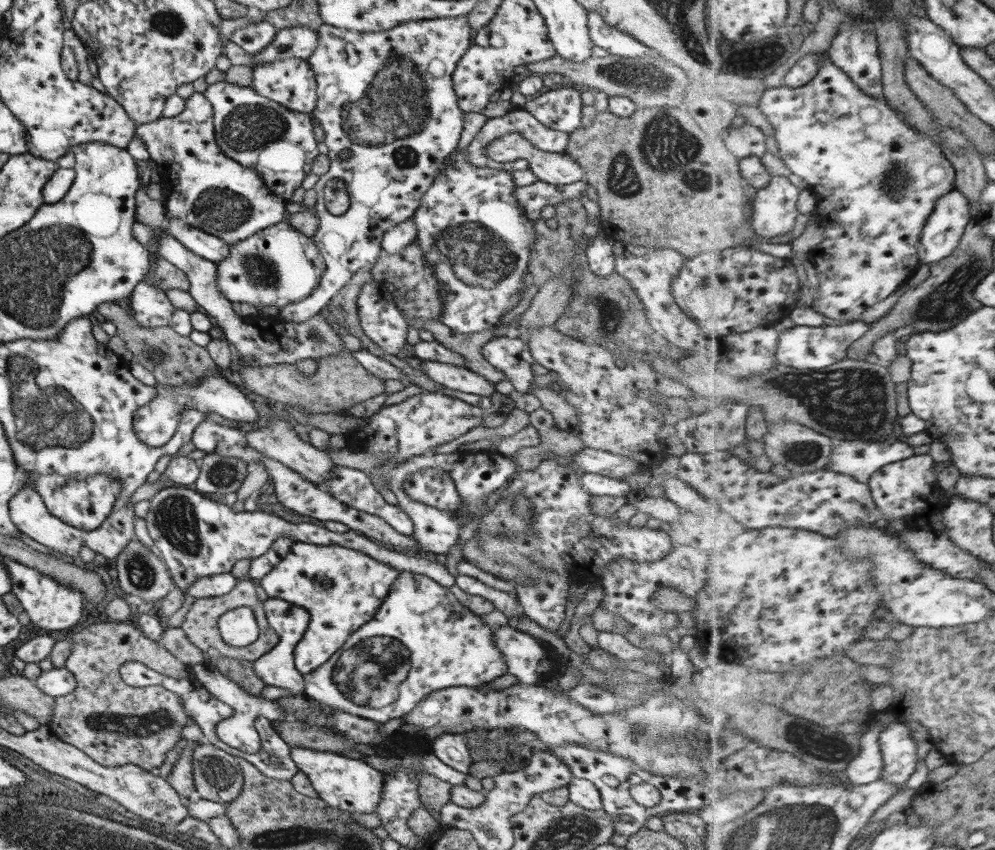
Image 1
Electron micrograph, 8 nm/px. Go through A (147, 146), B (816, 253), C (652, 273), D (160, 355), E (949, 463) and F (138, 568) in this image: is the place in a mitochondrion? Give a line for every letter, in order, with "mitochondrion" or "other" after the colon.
A: other
B: other
C: other
D: mitochondrion
E: other
F: mitochondrion

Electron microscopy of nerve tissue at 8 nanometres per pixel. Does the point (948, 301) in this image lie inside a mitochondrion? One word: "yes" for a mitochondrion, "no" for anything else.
yes

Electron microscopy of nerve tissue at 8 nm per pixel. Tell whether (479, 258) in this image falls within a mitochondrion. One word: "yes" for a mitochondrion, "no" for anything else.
yes

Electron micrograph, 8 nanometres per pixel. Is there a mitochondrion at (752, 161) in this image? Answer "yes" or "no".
no

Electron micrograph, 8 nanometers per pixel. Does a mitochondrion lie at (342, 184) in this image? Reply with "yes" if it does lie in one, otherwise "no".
no

